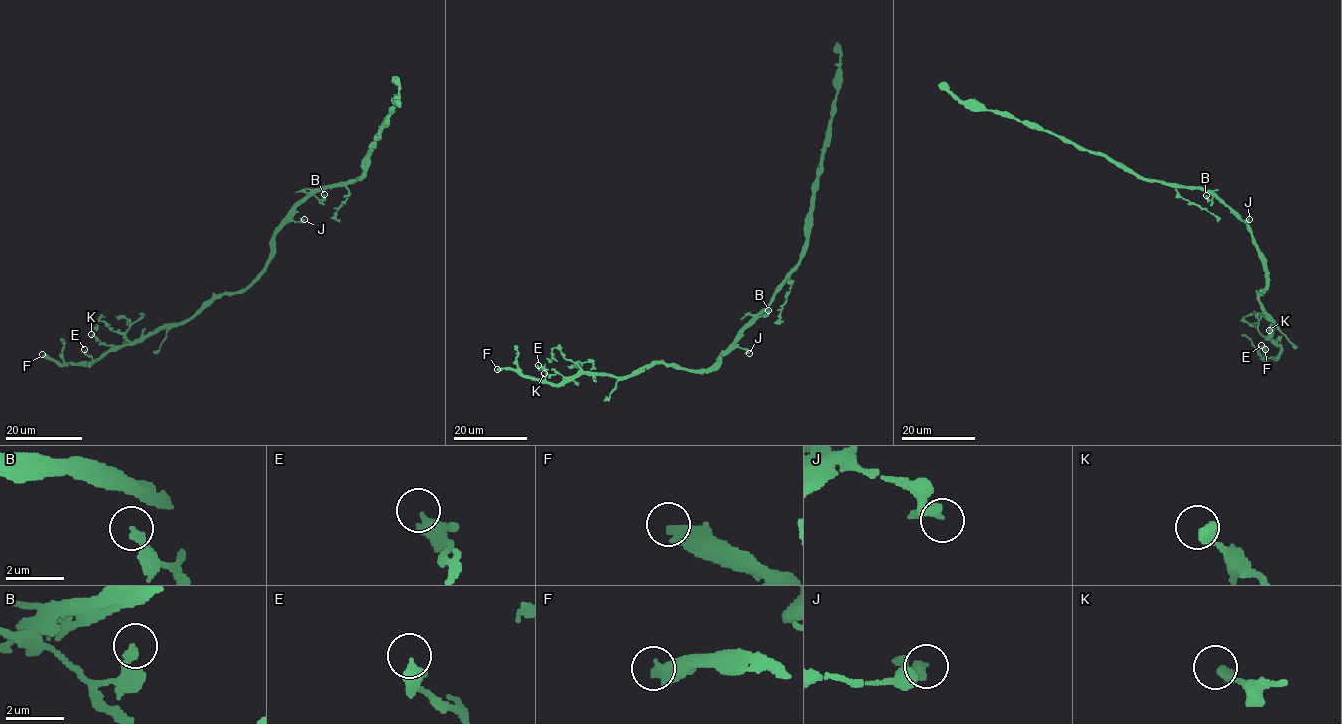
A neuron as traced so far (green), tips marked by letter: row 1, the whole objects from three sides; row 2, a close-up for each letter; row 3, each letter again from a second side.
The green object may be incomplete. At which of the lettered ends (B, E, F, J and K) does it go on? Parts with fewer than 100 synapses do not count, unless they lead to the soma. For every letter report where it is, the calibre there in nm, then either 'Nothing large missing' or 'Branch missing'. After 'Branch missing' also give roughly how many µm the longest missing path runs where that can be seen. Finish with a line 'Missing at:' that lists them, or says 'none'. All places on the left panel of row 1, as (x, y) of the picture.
B: Place: (324, 194). Thickness 240 nm. Nothing large missing
E: Place: (84, 349). Thickness 300 nm. Nothing large missing
F: Place: (42, 354). Thickness 460 nm. Branch missing. Missing length about 35 µm
J: Place: (304, 219). Thickness 240 nm. Nothing large missing
K: Place: (91, 334). Thickness 360 nm. Nothing large missing
Missing at: F

